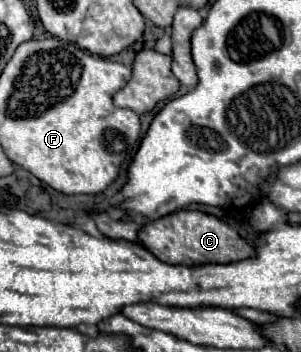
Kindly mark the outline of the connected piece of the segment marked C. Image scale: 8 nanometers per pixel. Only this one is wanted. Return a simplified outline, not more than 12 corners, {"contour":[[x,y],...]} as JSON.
{"contour":[[180,210],[148,222],[140,242],[174,266],[256,256],[236,228]]}

